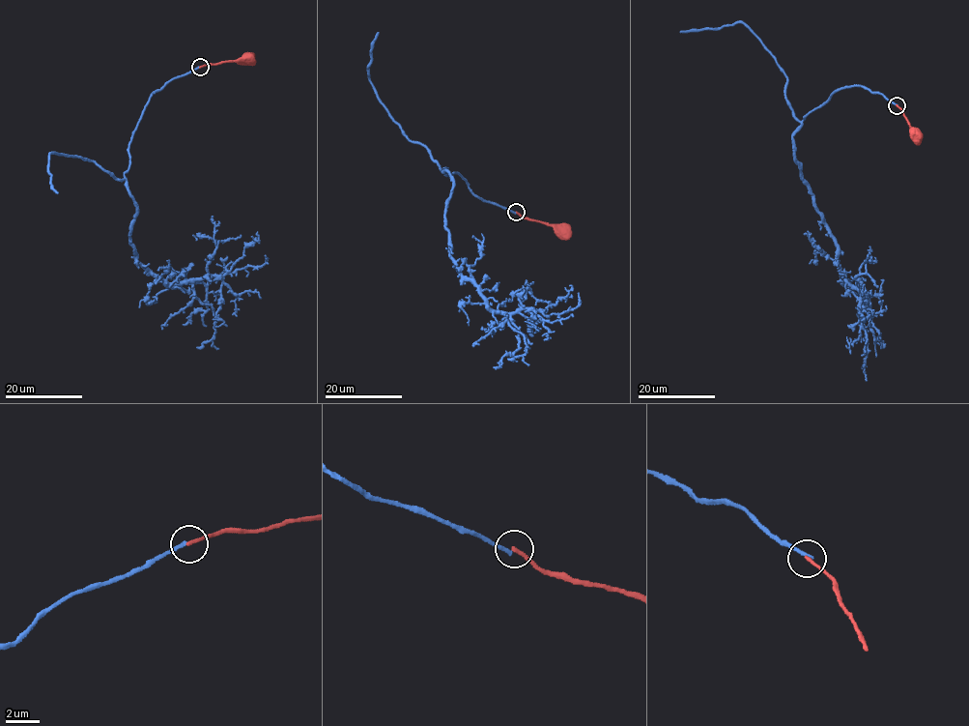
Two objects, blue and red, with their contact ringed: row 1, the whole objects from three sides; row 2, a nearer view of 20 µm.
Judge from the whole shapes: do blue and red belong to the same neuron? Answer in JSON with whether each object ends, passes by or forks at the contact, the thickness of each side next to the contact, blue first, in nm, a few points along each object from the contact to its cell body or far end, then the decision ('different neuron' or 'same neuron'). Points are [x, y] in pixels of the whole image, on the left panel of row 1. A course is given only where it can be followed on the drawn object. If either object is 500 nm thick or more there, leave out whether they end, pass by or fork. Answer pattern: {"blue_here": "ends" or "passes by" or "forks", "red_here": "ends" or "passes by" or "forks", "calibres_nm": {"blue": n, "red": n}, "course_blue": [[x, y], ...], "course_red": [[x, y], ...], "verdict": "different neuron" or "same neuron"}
{"blue_here": "ends", "red_here": "ends", "calibres_nm": {"blue": 200, "red": 200}, "course_blue": [[199, 67], [151, 94], [124, 174], [136, 207], [136, 262], [172, 285], [221, 278], [223, 323], [215, 326]], "course_red": [[200, 67], [248, 60]], "verdict": "different neuron"}

